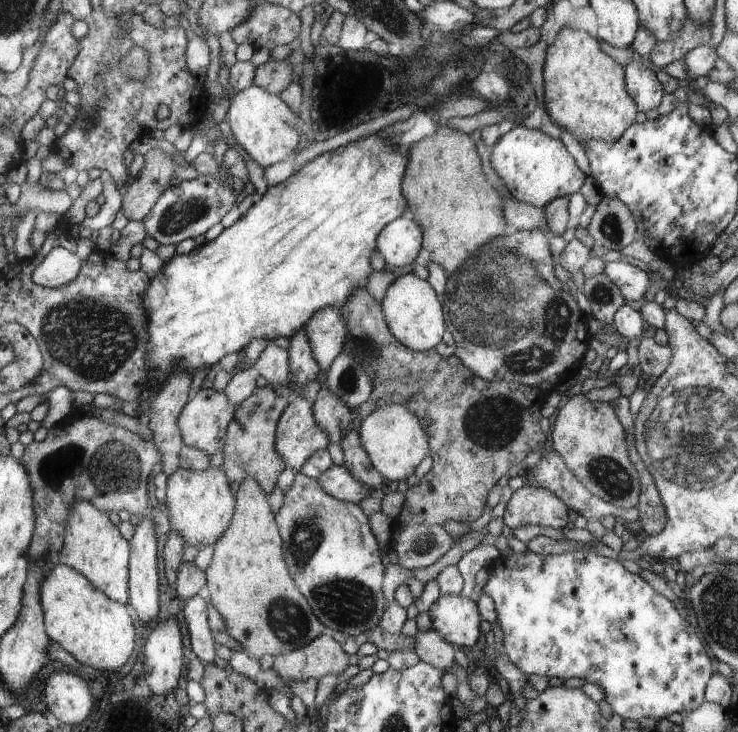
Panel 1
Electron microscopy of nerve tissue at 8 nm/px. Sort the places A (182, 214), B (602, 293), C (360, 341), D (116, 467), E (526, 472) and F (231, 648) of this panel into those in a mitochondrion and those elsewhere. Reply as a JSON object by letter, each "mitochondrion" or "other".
{"A":"mitochondrion","B":"mitochondrion","C":"mitochondrion","D":"mitochondrion","E":"other","F":"other"}

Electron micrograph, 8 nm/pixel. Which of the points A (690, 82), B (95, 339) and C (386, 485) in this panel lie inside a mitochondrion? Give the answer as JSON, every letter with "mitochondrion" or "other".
{"A":"other","B":"mitochondrion","C":"other"}

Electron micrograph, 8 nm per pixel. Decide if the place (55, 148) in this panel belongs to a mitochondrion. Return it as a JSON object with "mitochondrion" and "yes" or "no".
{"mitochondrion":"no"}

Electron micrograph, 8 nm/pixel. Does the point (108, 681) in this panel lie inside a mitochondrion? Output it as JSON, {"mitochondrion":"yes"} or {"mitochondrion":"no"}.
{"mitochondrion":"no"}

